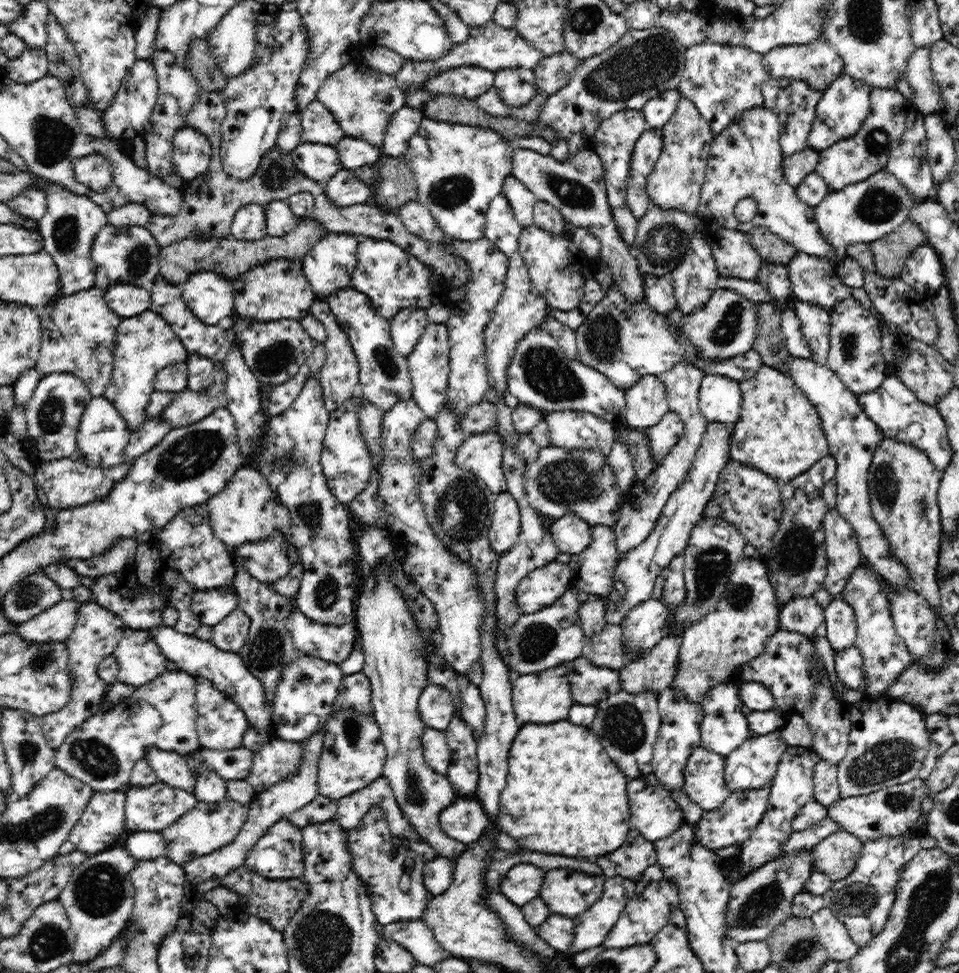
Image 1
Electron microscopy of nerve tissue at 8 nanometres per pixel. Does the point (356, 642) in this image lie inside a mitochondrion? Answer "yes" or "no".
no

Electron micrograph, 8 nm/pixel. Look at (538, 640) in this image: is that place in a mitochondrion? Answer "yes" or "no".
yes

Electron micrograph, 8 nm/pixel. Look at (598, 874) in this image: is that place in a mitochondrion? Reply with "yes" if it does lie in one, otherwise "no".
no

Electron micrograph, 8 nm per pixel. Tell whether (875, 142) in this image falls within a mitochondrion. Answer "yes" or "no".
yes

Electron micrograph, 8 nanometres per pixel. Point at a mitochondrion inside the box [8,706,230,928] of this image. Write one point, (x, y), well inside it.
(99, 890)

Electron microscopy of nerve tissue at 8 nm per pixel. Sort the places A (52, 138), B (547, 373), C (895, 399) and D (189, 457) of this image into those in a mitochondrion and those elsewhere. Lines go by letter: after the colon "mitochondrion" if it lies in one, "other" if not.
A: mitochondrion
B: mitochondrion
C: other
D: mitochondrion

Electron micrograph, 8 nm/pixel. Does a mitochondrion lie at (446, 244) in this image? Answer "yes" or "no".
no

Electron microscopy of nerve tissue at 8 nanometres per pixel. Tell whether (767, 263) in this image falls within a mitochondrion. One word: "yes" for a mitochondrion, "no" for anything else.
no

